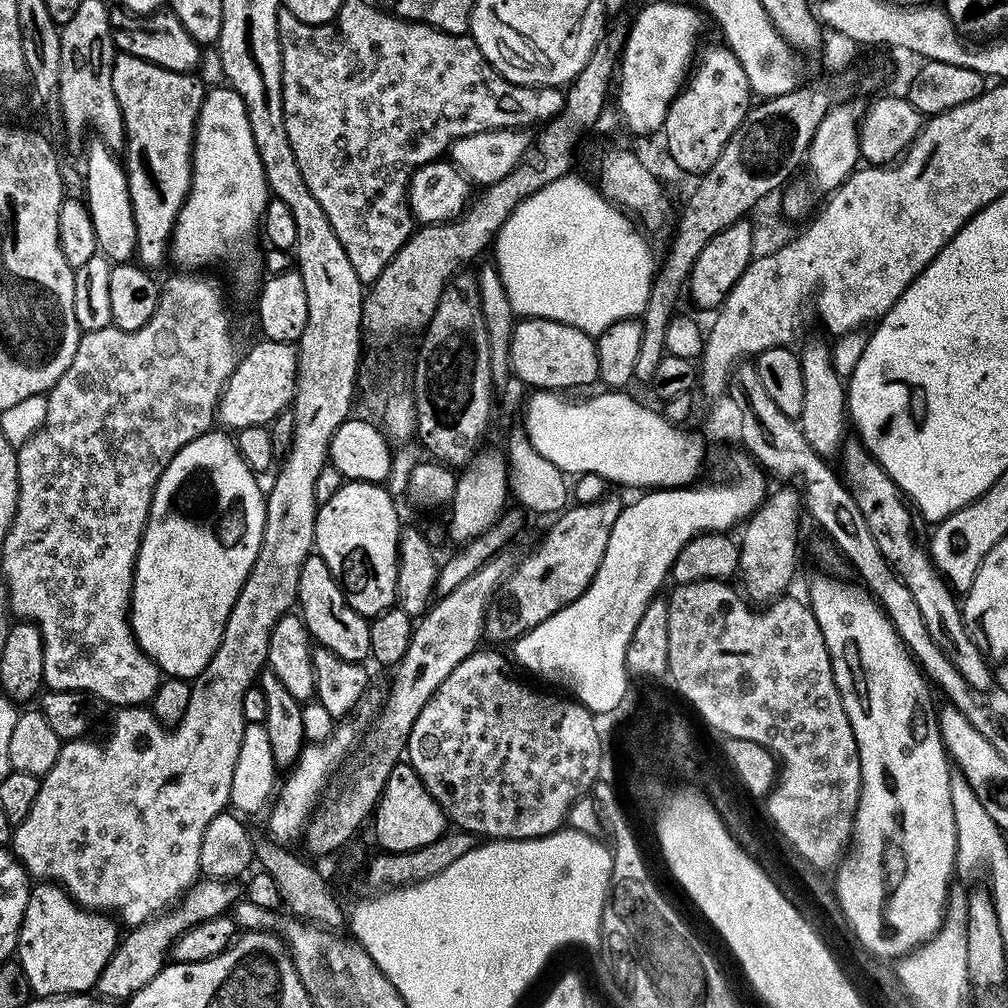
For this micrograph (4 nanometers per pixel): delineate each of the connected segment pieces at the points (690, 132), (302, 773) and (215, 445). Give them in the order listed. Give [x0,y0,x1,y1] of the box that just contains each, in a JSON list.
[[662,44,754,174],[268,724,356,846],[130,430,266,681]]

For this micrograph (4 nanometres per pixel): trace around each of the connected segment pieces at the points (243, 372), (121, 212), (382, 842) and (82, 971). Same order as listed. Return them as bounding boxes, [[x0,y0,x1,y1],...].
[[216,339,296,430],[82,138,138,264],[370,762,446,852],[14,882,118,997]]

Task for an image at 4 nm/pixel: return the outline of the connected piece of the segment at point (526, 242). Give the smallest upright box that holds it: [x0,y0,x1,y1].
[494,174,654,338]

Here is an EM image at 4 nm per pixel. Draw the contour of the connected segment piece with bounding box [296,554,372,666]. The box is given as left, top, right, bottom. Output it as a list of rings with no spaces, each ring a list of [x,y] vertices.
[[[313,554],[306,558],[302,574],[298,574],[296,598],[299,615],[304,617],[304,624],[308,627],[308,635],[319,647],[330,650],[348,666],[359,665],[359,660],[367,661],[371,657],[369,621],[360,616],[350,602],[346,602],[339,582],[330,574],[330,566],[326,566],[320,556]]]

